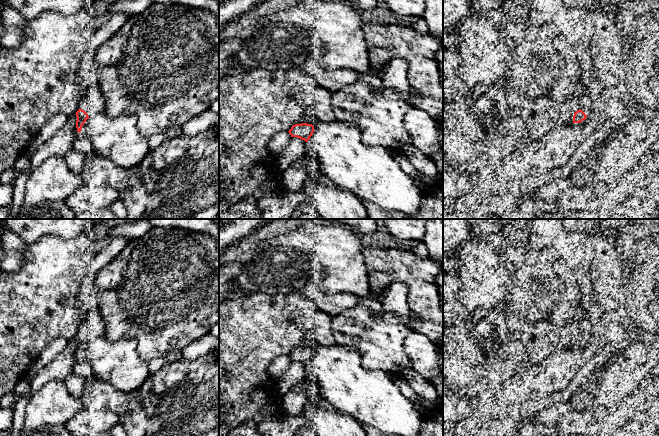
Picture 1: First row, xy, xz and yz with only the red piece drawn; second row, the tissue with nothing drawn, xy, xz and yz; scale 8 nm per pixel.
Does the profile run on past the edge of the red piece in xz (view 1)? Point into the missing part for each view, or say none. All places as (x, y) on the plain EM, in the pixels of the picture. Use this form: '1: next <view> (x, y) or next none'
1: next none

